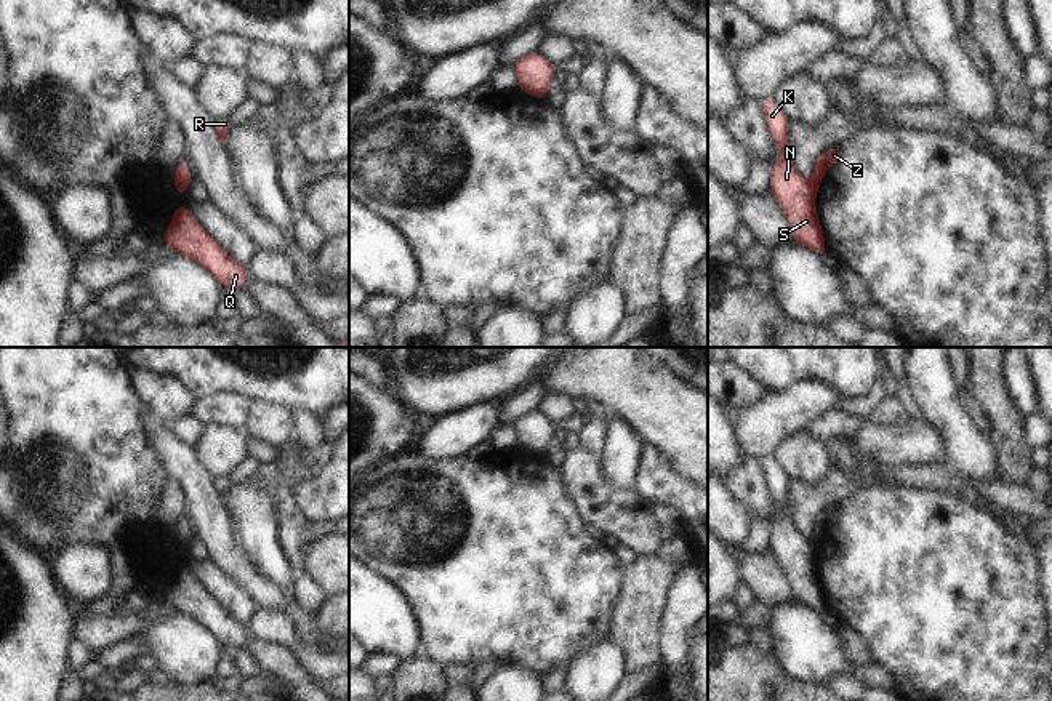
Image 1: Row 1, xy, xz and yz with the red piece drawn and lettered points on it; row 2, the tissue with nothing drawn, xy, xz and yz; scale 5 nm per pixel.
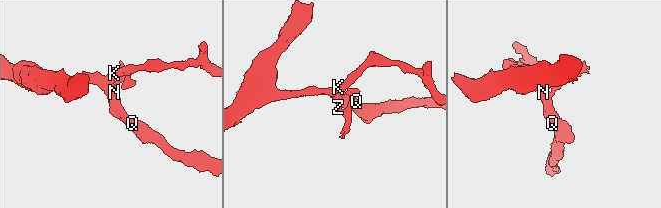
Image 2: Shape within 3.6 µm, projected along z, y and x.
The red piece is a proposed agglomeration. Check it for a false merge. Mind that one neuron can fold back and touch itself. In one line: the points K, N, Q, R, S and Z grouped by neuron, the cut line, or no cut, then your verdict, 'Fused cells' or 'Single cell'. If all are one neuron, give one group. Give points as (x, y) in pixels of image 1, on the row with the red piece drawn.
Groups: K N Q S / R Z. Split along yz (811, 184), (817, 191). Fused cells

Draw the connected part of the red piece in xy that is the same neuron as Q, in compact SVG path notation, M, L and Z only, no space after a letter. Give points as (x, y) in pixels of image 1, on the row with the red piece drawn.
M186 203L171 216L171 224L163 235L163 243L171 253L191 258L208 270L221 286L245 290L250 272L234 261L218 242L195 221Z

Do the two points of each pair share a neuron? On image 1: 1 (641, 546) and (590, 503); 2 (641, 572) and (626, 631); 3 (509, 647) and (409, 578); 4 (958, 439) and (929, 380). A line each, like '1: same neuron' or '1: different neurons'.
1: same neuron
2: same neuron
3: same neuron
4: same neuron

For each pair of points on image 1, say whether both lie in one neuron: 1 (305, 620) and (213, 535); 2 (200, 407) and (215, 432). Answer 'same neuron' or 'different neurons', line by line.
1: same neuron
2: different neurons

